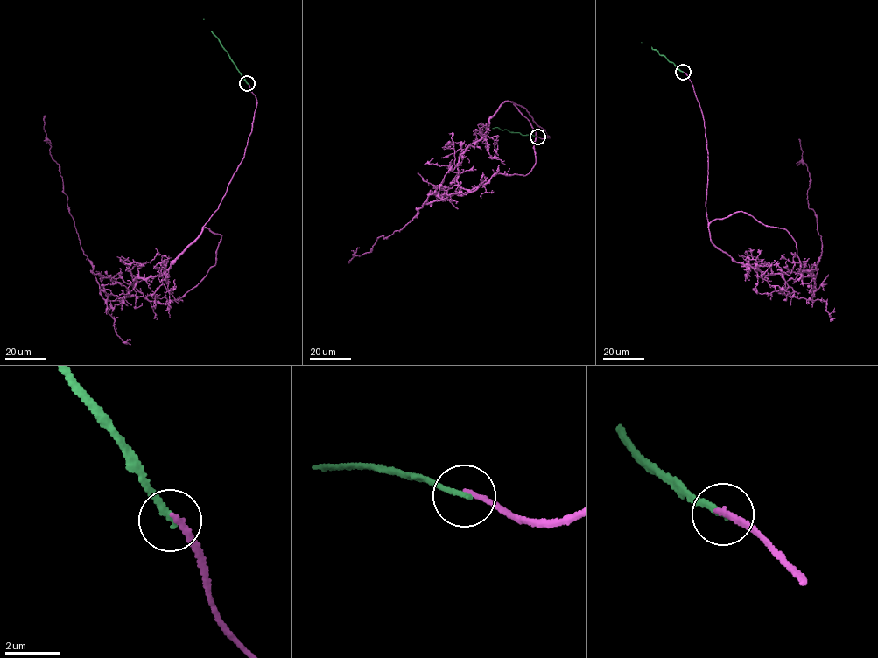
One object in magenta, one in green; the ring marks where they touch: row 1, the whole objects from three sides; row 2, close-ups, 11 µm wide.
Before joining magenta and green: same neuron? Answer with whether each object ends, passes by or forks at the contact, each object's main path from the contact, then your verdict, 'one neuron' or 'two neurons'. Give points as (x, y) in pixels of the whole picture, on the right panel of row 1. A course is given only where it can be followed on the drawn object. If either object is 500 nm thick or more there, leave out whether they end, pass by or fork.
magenta ends; green ends; course magenta (683, 72), (703, 117), (710, 239), (767, 275), (814, 274), (813, 293), (821, 239), (798, 139); course green (683, 72), (657, 51), (642, 42); two neurons

